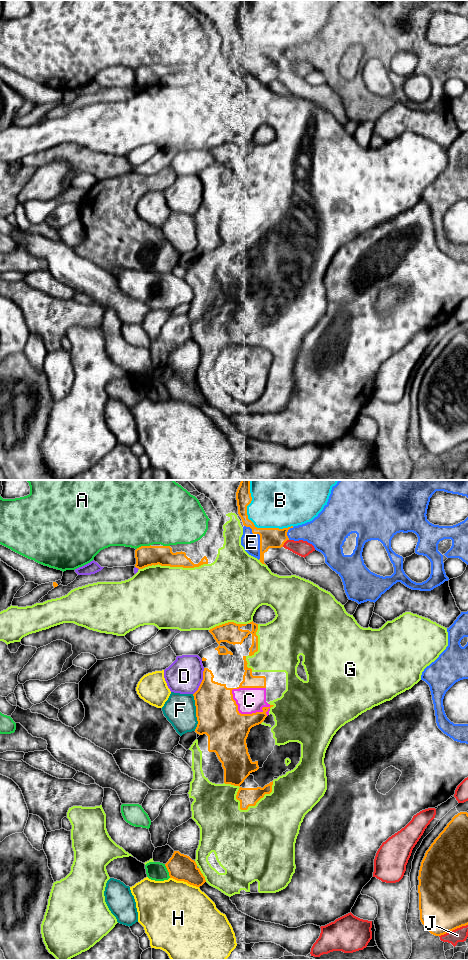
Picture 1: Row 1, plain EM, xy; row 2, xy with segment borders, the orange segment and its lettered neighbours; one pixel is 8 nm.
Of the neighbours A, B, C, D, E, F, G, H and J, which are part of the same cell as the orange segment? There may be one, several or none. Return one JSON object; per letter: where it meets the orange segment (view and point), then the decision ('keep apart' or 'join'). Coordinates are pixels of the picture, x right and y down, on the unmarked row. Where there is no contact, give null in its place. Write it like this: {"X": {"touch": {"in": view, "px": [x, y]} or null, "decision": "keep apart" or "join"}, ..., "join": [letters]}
{"A": {"touch": {"in": "xy", "px": [143, 66]}, "decision": "keep apart"}, "B": {"touch": {"in": "xy", "px": [252, 42]}, "decision": "keep apart"}, "C": {"touch": {"in": "xy", "px": [248, 234]}, "decision": "keep apart"}, "D": {"touch": {"in": "xy", "px": [202, 201]}, "decision": "keep apart"}, "E": {"touch": {"in": "xy", "px": [260, 59]}, "decision": "keep apart"}, "F": {"touch": {"in": "xy", "px": [196, 232]}, "decision": "keep apart"}, "G": {"touch": {"in": "xy", "px": [242, 329]}, "decision": "keep apart"}, "H": {"touch": {"in": "xy", "px": [184, 401]}, "decision": "keep apart"}, "J": {"touch": {"in": "xy", "px": [453, 449]}, "decision": "keep apart"}, "join": []}

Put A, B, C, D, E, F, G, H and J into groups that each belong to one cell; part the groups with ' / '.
A / B / C G / D / E / F / H / J

